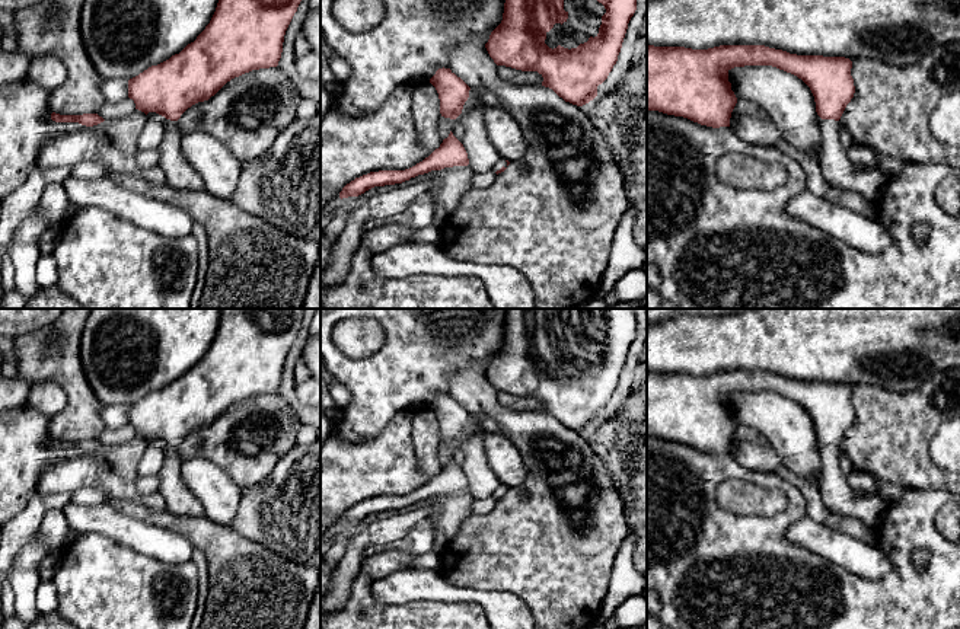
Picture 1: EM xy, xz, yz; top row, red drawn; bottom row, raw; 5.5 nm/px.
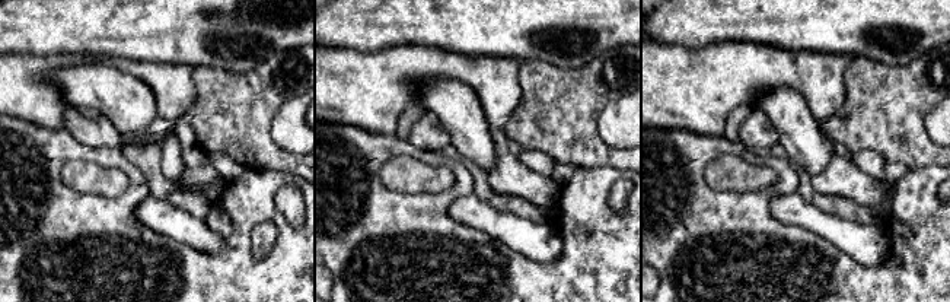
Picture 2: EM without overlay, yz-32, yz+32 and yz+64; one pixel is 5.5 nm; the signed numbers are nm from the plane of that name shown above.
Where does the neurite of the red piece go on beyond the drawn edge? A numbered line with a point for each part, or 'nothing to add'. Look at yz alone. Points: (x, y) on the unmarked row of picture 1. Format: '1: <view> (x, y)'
1: yz (838, 497)

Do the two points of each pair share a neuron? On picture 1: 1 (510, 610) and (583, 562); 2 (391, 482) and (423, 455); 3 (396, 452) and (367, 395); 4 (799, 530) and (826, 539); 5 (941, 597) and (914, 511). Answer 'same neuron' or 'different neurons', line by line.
1: different neurons
2: different neurons
3: different neurons
4: same neuron
5: same neuron

